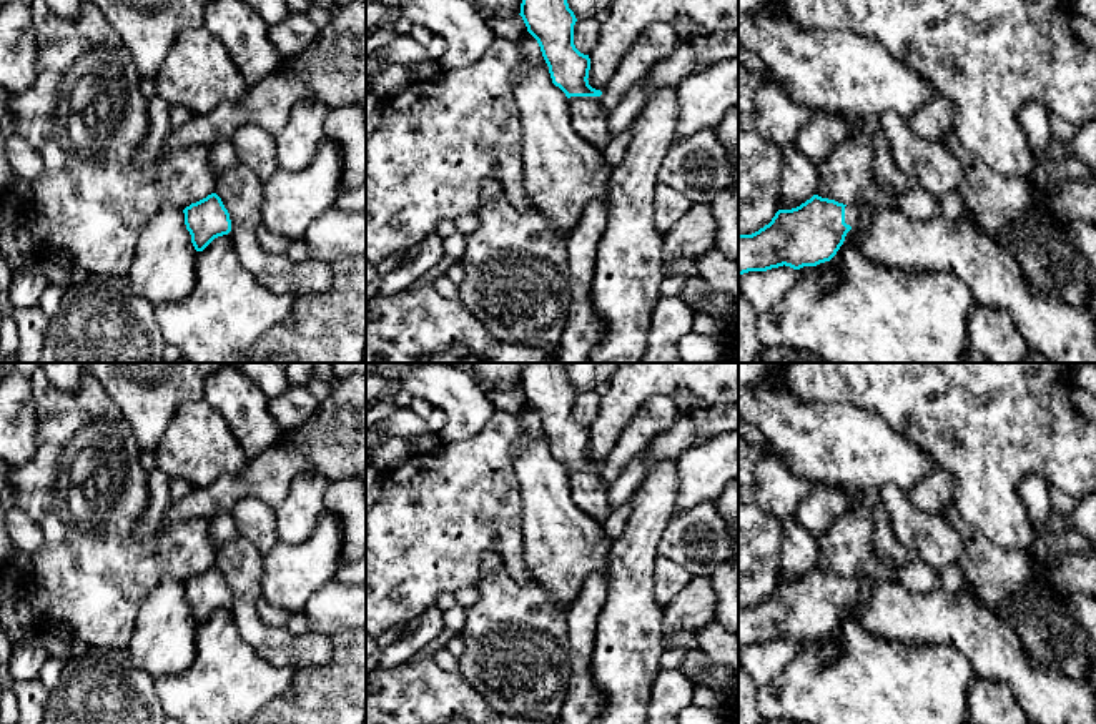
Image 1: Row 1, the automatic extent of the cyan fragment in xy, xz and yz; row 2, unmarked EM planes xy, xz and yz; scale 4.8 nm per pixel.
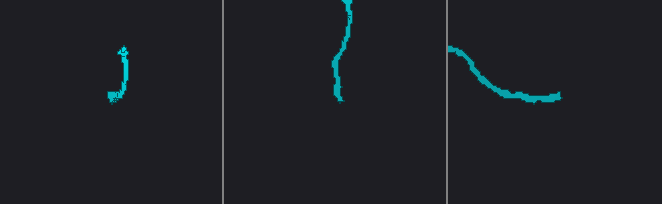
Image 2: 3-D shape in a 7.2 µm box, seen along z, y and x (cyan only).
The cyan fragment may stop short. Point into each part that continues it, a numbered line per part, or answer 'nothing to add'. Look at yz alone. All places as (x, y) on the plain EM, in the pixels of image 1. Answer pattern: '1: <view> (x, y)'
1: yz (855, 588)

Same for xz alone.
1: xz (589, 491)

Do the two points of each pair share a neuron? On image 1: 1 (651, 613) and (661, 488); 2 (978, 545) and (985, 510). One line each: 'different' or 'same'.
1: same
2: different

